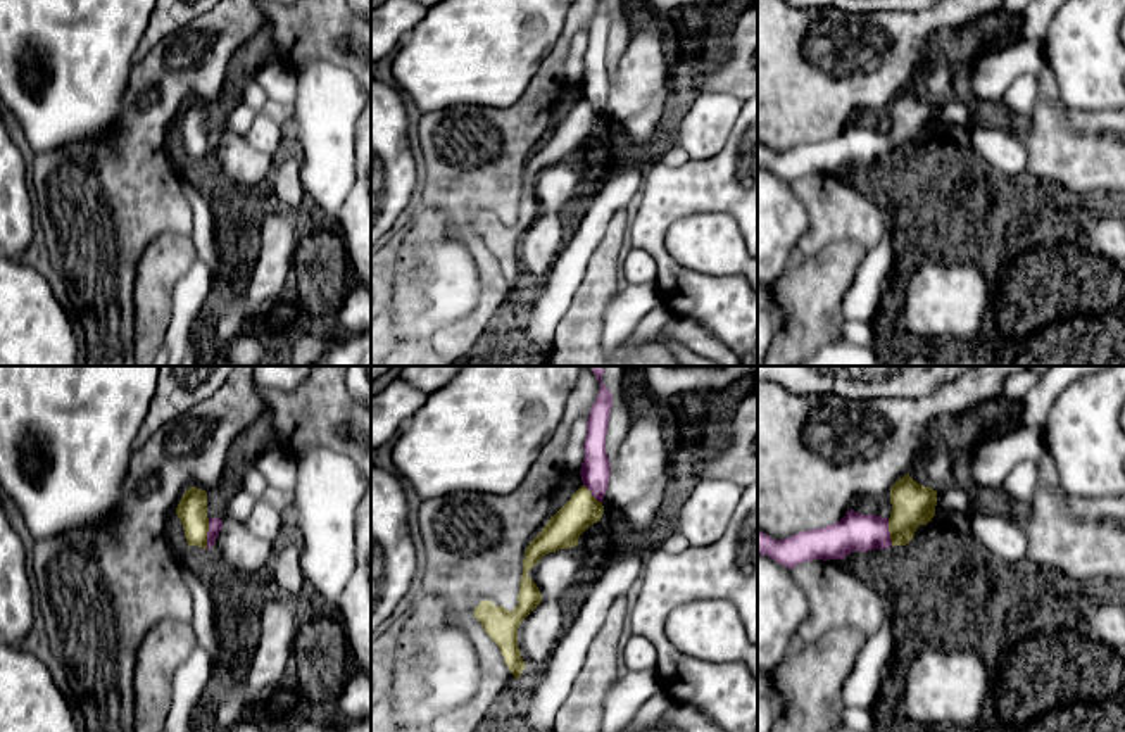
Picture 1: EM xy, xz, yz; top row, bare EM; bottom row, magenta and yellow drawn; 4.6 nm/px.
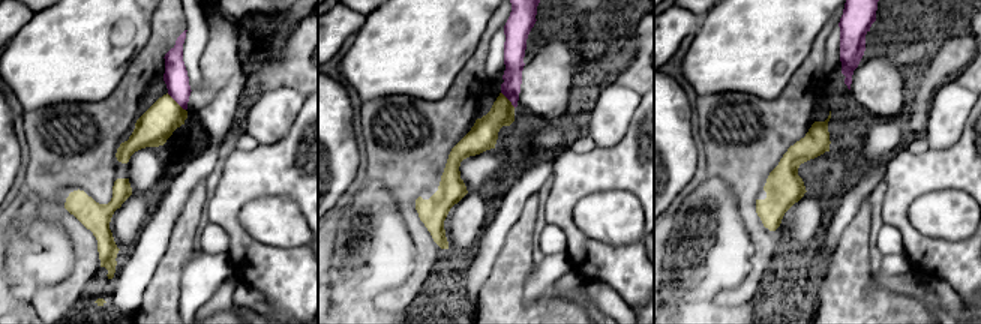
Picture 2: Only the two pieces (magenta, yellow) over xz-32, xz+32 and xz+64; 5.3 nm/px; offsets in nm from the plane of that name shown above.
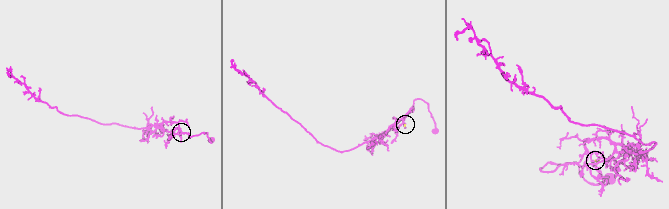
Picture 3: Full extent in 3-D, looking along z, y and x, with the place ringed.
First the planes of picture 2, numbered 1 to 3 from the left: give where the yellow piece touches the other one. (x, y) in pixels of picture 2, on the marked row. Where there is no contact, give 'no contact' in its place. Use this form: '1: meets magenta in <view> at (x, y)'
1: meets magenta in xz-32 at (176, 101)
2: meets magenta in xz+32 at (507, 98)
3: no contact

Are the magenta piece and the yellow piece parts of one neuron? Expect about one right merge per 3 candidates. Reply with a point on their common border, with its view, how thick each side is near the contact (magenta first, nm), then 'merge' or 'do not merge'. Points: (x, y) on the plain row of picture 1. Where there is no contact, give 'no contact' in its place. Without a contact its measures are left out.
contact xy (207, 147); calibres 60 and 140 nm; do not merge

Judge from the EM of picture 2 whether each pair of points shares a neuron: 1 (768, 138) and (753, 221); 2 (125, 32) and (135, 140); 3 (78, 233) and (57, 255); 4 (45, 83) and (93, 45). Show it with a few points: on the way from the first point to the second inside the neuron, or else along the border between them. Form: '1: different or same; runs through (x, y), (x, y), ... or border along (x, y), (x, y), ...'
1: same; runs through (749, 159), (749, 200)
2: different; border along (144, 48), (131, 60), (123, 78), (111, 95)
3: different; border along (62, 224), (75, 245)
4: same; runs through (57, 71), (81, 47)

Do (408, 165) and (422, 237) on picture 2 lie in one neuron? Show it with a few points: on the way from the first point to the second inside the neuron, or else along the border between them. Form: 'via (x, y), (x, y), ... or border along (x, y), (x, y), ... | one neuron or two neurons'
via (408, 183), (408, 200), (422, 219) | one neuron

